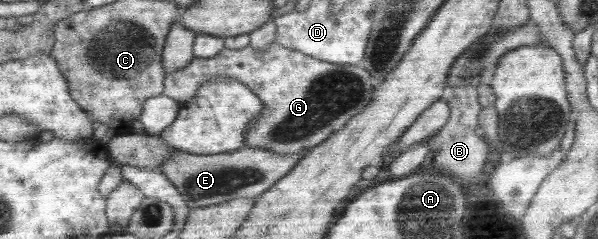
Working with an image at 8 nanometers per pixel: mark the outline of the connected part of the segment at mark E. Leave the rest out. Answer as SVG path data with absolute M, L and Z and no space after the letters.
M254 147L241 148L236 152L214 153L208 155L176 151L164 161L157 171L166 175L182 196L189 211L232 201L236 197L256 199L270 189L279 179L296 167L296 163L308 154L311 149L302 153L276 154L266 149Z

